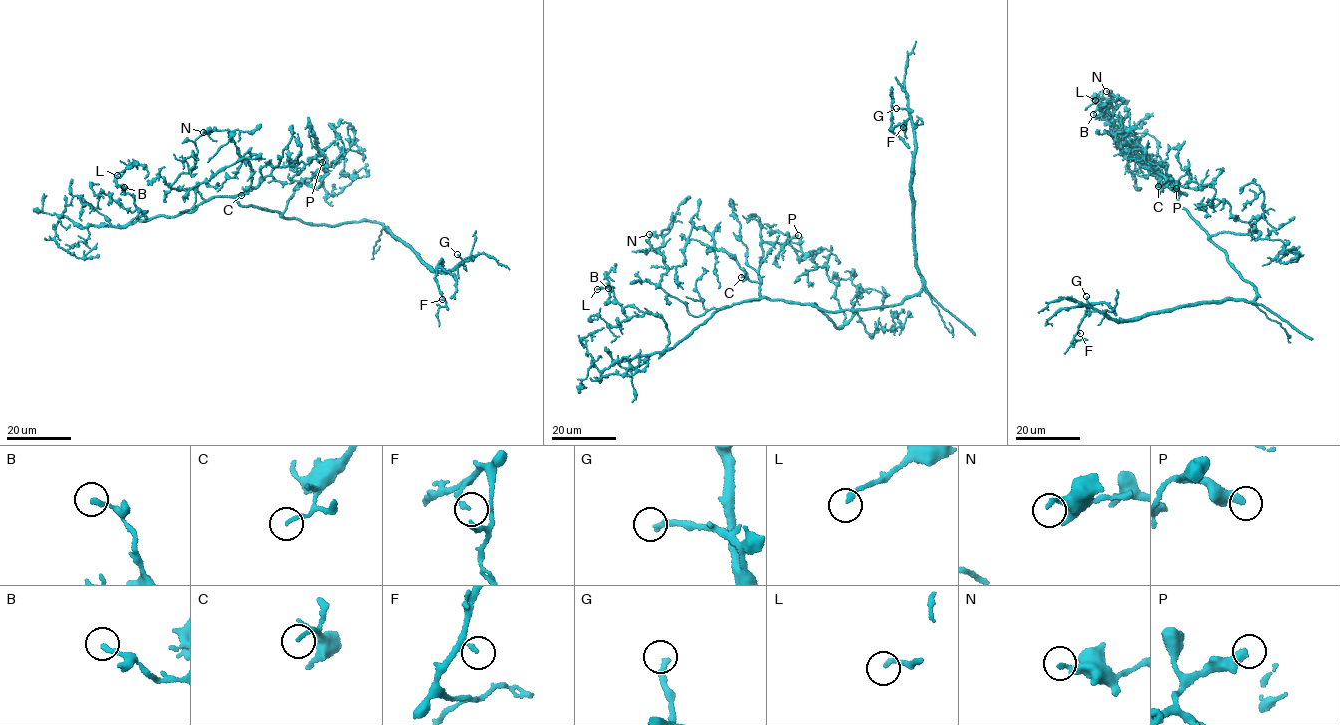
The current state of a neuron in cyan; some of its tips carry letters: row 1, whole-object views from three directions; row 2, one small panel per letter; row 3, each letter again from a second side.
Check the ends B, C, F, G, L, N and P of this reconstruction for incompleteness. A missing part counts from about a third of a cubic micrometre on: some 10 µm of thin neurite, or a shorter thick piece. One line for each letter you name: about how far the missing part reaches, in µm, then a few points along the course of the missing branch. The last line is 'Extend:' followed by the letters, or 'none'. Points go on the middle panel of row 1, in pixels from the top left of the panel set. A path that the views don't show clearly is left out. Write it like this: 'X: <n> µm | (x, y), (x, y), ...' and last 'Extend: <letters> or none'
G: 25 µm
Extend: G

